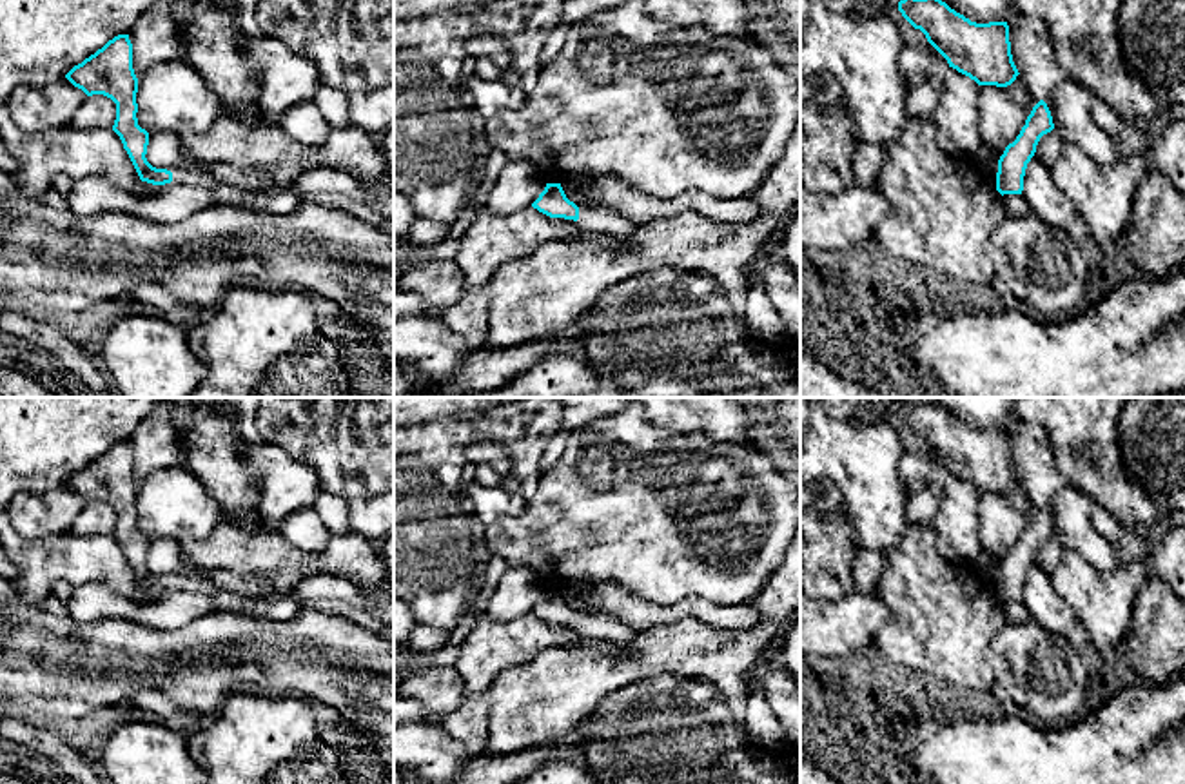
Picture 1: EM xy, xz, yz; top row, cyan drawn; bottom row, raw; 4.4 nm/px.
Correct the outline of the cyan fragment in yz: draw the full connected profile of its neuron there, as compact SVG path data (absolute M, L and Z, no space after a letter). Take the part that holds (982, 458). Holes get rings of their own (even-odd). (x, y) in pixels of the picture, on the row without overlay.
M906 403L898 417L947 466L978 492L1007 494L1020 481L1011 461L1007 428L976 430L936 403Z

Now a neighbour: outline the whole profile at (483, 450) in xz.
M477 436L466 448L466 461L474 465L488 465L501 477L512 474L512 461L508 450L492 437Z

